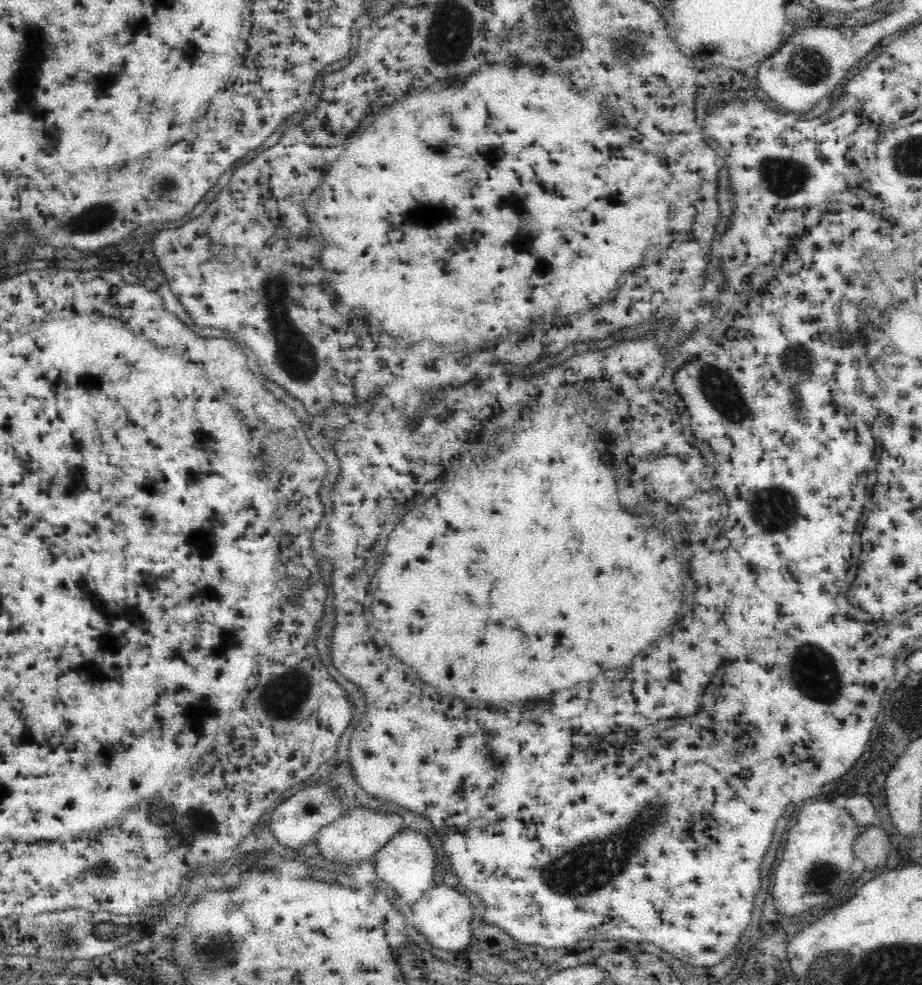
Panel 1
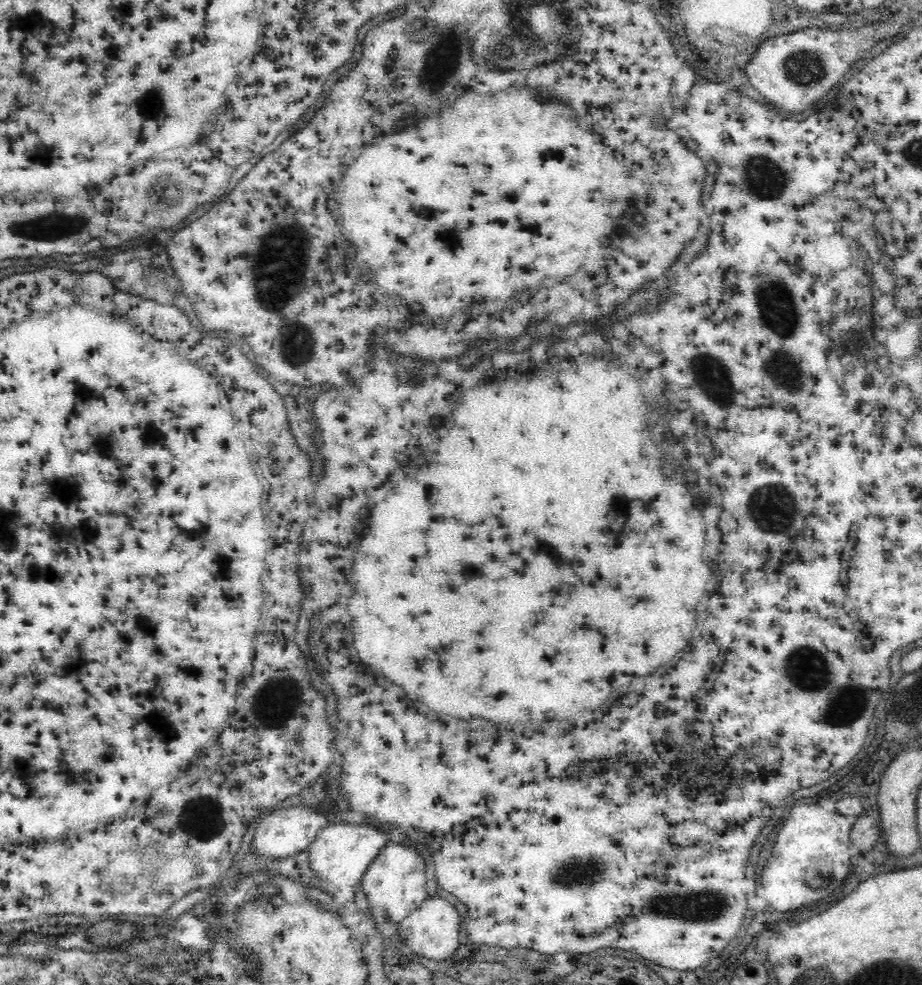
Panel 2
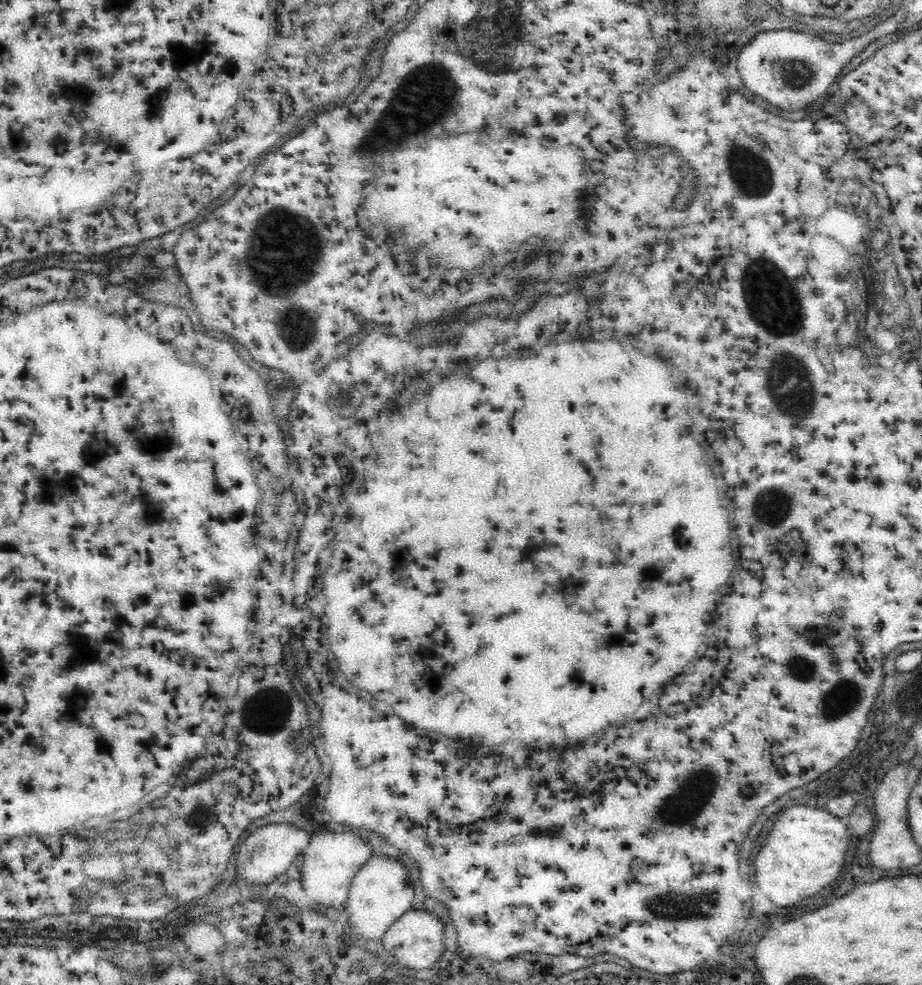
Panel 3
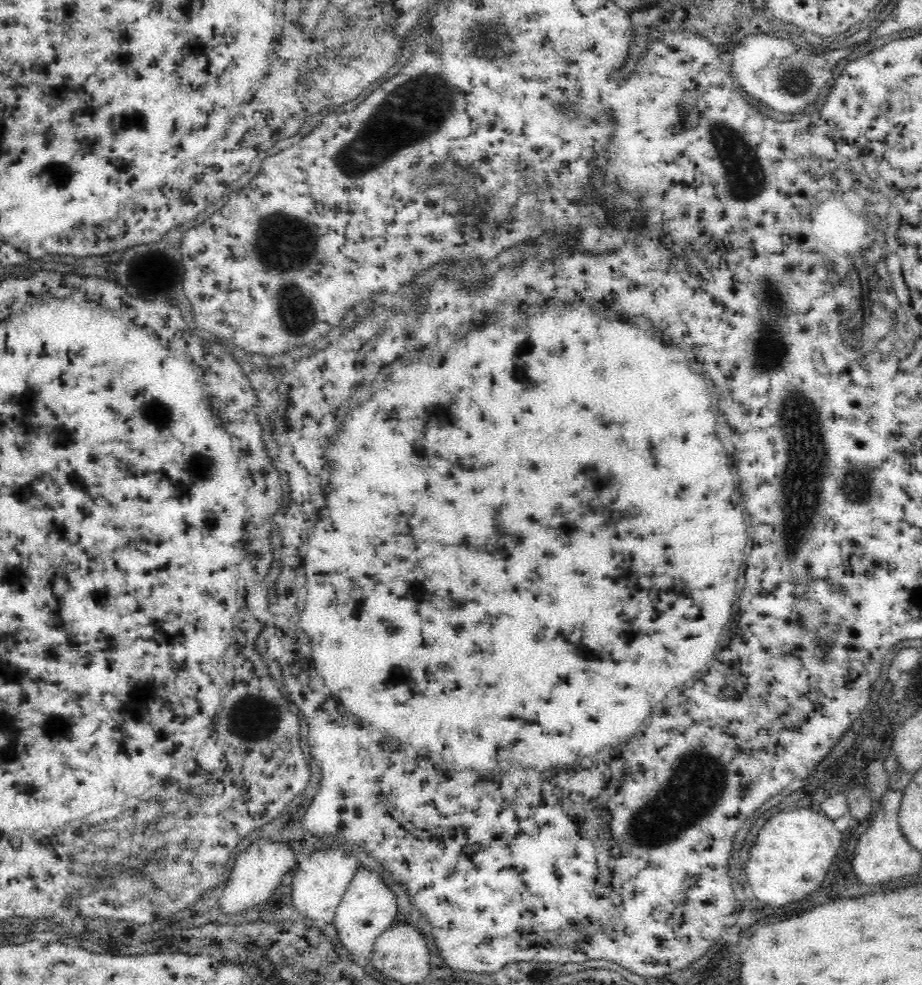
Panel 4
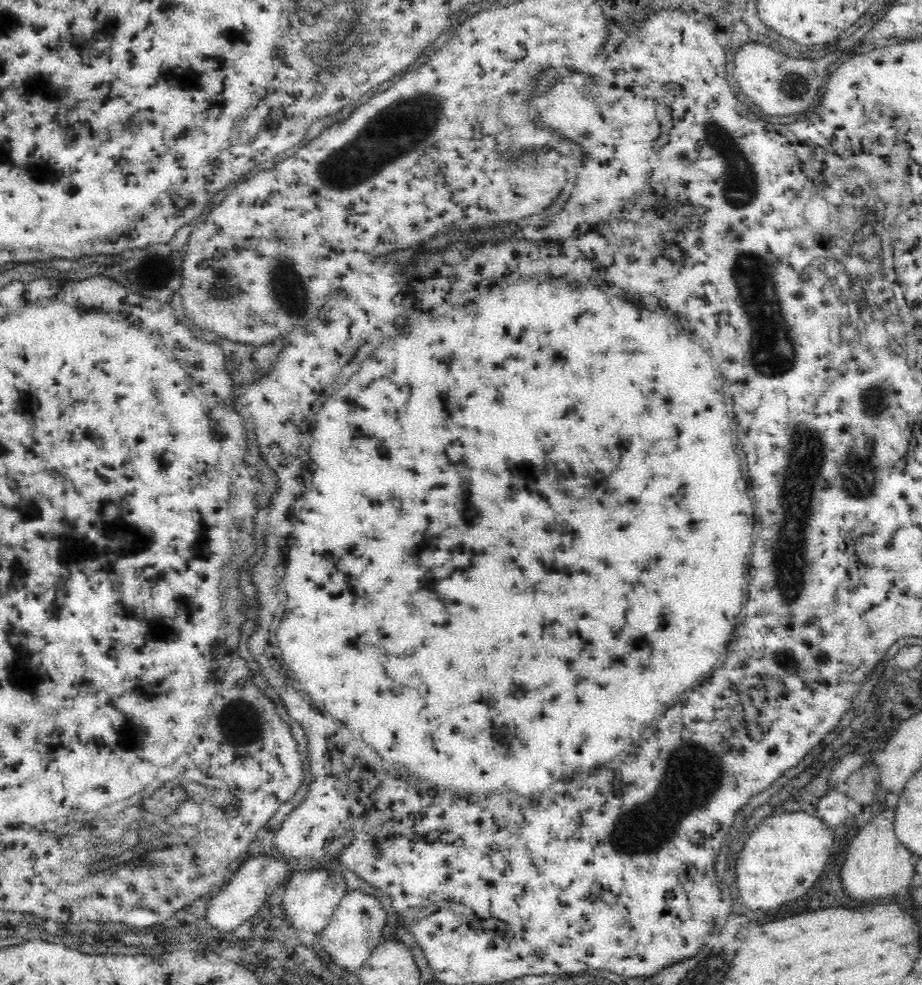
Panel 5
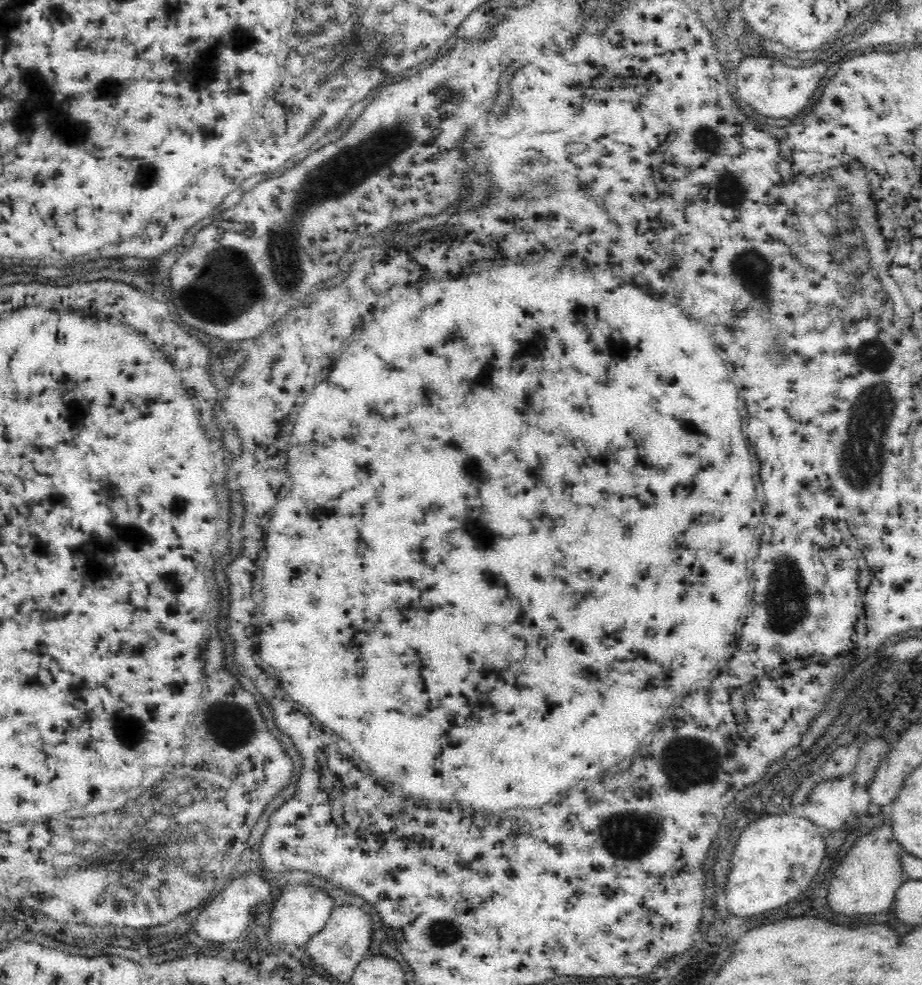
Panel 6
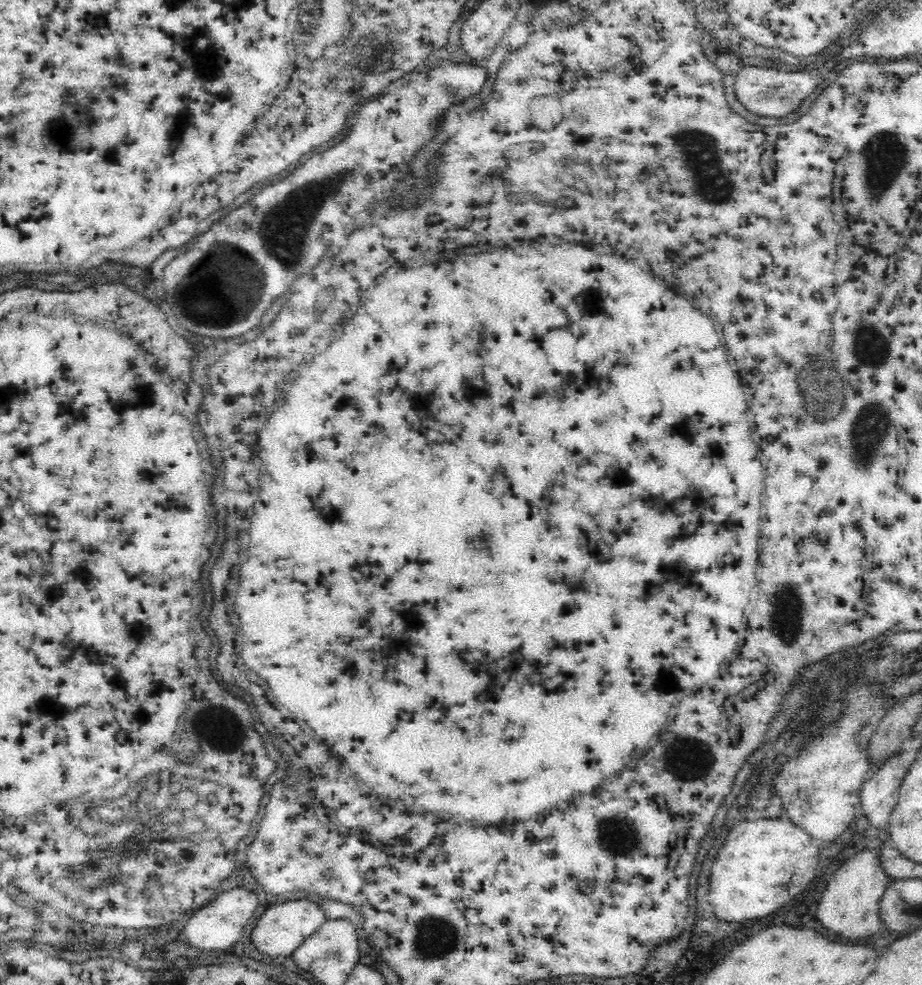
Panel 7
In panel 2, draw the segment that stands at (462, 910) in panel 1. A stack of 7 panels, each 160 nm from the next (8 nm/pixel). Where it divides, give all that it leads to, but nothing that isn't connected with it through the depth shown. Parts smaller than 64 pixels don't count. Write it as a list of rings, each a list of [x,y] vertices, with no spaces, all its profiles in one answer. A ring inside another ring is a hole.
[[[427,897],[416,910],[408,913],[400,922],[396,923],[397,934],[406,940],[406,946],[412,948],[414,954],[430,958],[430,960],[448,960],[452,952],[458,948],[458,928],[460,928],[460,914],[458,910],[442,898]]]

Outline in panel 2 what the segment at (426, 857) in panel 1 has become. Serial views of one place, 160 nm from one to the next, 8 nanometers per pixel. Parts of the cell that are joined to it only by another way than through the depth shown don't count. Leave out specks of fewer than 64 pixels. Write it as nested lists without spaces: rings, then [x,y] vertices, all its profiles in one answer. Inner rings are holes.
[[[400,840],[397,844],[388,841],[376,858],[368,865],[359,883],[370,904],[376,904],[388,920],[398,923],[409,912],[416,910],[427,899],[426,876],[424,876],[424,860],[409,843]]]

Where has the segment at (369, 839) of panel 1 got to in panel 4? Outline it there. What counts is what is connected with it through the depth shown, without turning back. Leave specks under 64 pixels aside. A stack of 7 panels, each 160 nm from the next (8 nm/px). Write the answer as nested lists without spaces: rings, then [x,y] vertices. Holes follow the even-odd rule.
[[[330,848],[330,850],[314,851],[304,860],[298,860],[297,869],[294,872],[293,880],[289,891],[292,892],[292,903],[296,905],[296,910],[304,914],[306,918],[312,920],[322,920],[322,922],[333,922],[335,910],[342,895],[348,888],[352,877],[358,871],[358,860],[352,852],[346,852],[344,848]]]

